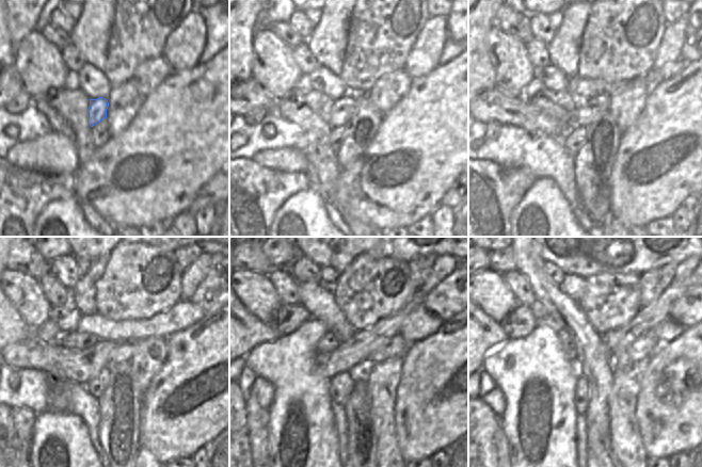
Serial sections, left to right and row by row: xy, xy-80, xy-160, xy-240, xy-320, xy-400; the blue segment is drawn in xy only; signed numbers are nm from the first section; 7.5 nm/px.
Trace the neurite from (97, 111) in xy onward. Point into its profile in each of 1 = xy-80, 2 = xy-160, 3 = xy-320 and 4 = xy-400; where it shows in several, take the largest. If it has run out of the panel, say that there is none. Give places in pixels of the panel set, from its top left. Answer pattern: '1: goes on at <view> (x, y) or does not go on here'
1: goes on at xy-80 (342, 109)
2: goes on at xy-160 (587, 112)
3: goes on at xy-320 (398, 345)
4: goes on at xy-400 (641, 348)

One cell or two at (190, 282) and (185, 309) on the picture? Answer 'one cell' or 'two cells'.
two cells

